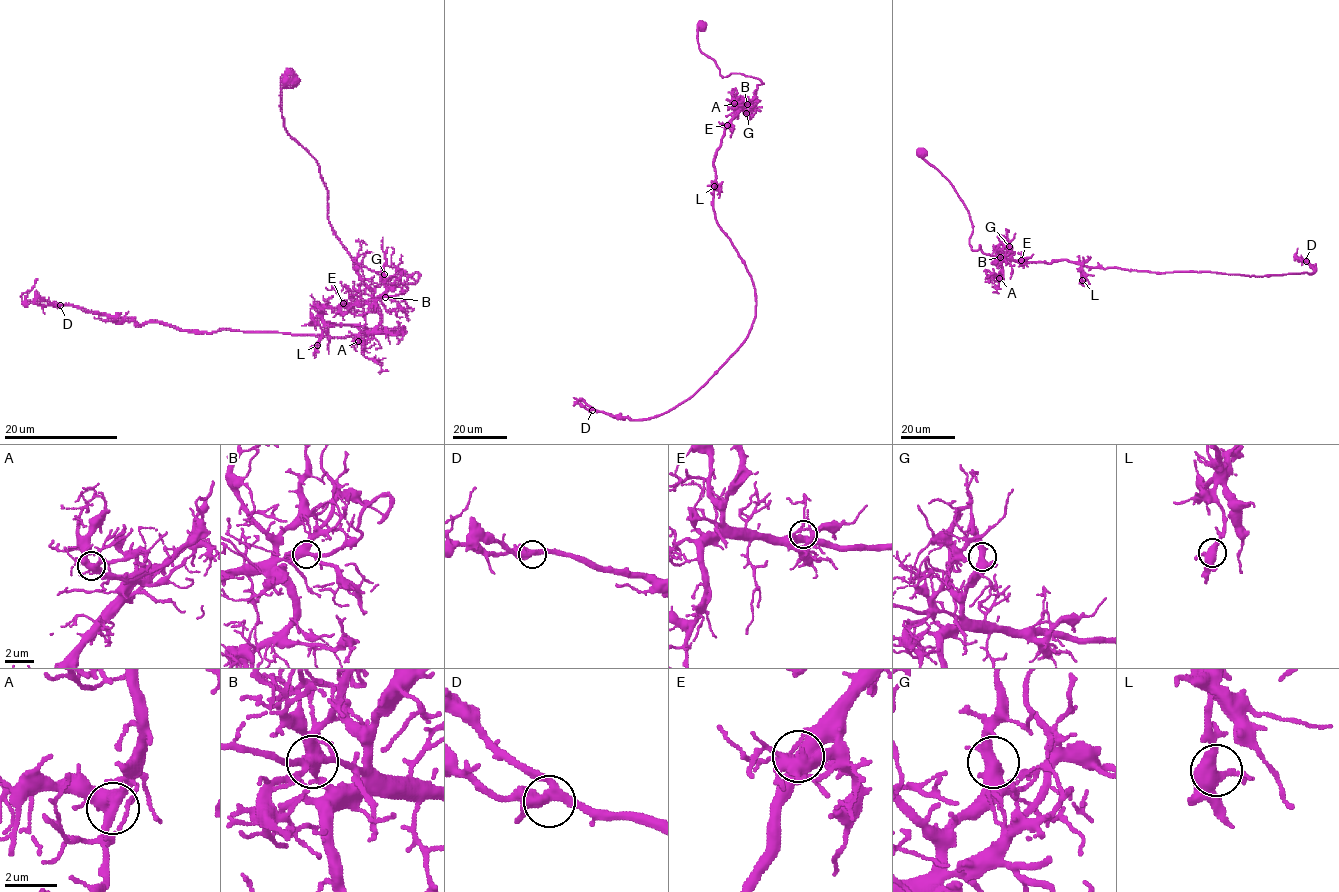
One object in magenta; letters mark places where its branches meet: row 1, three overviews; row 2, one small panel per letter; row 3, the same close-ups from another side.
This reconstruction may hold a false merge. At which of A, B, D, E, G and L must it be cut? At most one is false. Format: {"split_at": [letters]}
{"split_at": []}

